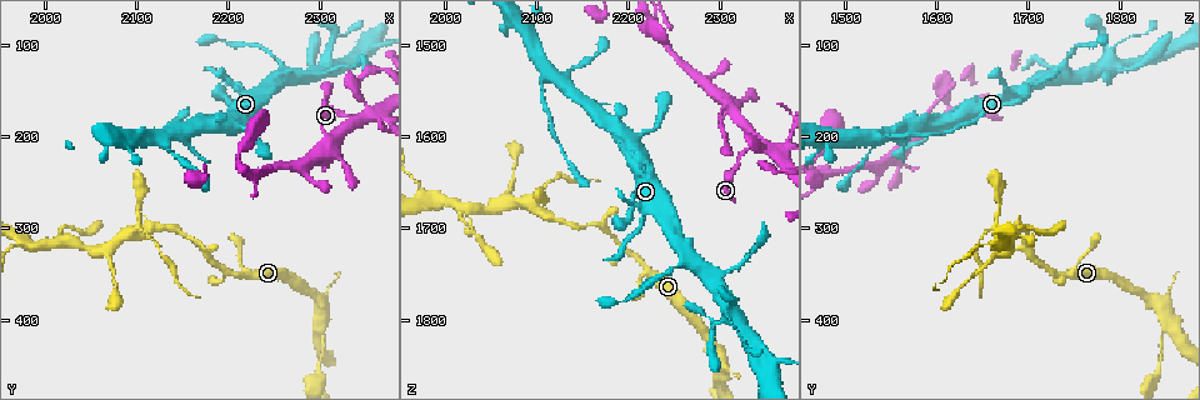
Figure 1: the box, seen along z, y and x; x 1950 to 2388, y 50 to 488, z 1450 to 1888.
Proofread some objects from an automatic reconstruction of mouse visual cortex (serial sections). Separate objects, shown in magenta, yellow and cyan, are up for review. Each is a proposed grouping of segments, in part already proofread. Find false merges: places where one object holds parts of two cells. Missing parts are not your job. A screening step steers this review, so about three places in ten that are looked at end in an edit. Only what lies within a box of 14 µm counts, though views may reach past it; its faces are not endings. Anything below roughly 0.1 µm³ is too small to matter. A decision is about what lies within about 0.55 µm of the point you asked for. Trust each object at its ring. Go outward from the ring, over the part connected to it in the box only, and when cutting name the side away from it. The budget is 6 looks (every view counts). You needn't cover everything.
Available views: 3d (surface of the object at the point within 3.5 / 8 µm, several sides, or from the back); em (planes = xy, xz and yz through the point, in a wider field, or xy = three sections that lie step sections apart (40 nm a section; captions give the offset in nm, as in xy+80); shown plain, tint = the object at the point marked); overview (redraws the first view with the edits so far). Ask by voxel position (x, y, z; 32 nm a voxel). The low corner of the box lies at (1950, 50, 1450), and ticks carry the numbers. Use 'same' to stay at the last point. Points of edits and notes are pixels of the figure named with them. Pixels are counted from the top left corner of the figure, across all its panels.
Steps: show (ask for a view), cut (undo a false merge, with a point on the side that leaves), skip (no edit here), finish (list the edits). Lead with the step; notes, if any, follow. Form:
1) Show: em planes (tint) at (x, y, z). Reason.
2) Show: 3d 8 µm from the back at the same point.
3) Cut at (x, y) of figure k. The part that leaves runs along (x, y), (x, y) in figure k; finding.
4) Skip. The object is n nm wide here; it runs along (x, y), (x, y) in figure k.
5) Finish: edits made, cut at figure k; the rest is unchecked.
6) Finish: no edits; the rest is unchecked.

Show: 3d 3.5 µm from the back at (2230, 235, 1475). Side arm on a straight run.

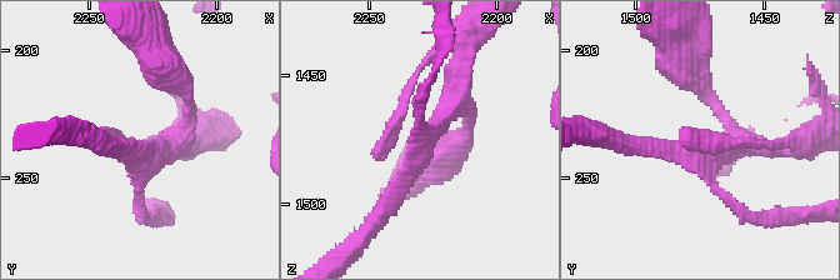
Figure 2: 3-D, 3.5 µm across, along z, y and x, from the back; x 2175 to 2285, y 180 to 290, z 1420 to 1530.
Show: em planes (tint) at (2230, 239, 1479). 3 arms meet here; the arms are 150, 200, 300 nm wide.

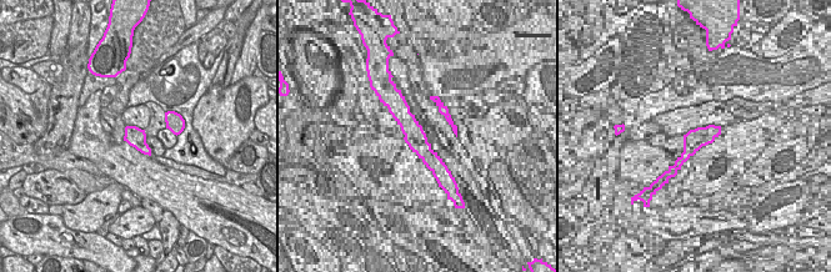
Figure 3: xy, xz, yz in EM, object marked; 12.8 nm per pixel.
Skip. Continuous, no second cell.

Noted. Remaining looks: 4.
Show: 3d 3.5 µm at (2355, 175, 1615). Sharp bend.

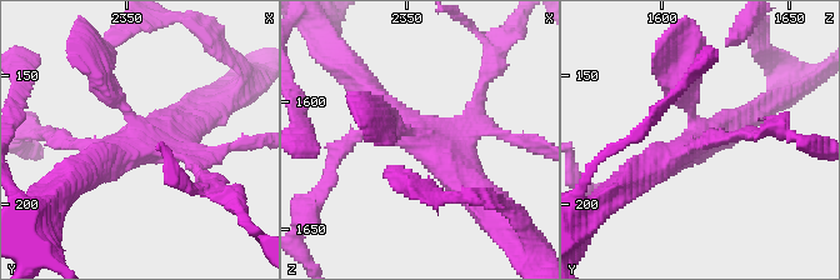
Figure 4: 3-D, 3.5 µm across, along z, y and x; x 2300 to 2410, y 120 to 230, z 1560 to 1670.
Show: em xy step 3 (tint) at (2359, 177, 1614).

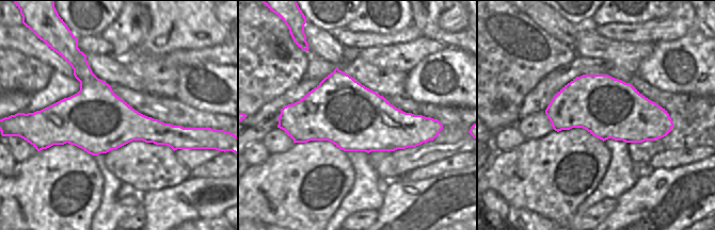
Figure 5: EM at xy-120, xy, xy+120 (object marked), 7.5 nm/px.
Skip. It runs along (353, 138), (425, 135), (479, 189) in figure 4; one cell here.

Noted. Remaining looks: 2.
Show: 3d 3.5 µm at (2110, 205, 1530). Narrows sharply.

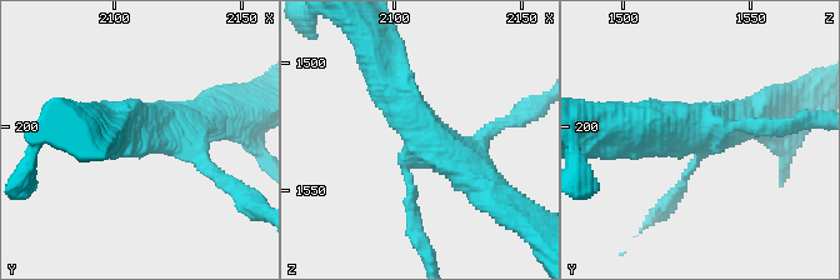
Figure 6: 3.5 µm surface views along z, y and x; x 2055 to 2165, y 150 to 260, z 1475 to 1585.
Show: em xy step 1 (tint) at (2111, 201, 1534). 4 arms meet here; the arms are 200, 250, 450, 500 nm wide; now the EM.

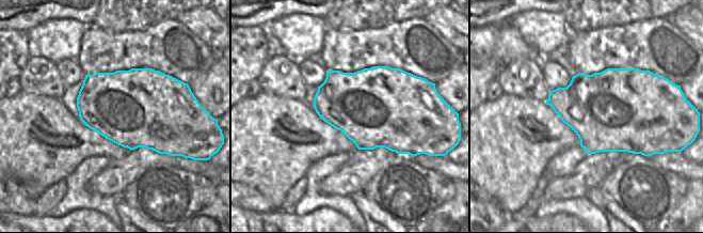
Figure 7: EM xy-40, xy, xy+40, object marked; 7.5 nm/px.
Cut at (418, 229) of figure 6. The part that leaves runs along (411, 186), (411, 221), (426, 260) in figure 6; a second cell is stuck on.

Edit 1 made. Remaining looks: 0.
Finish: edits made, cut at figure 6; the rest is unchecked.

